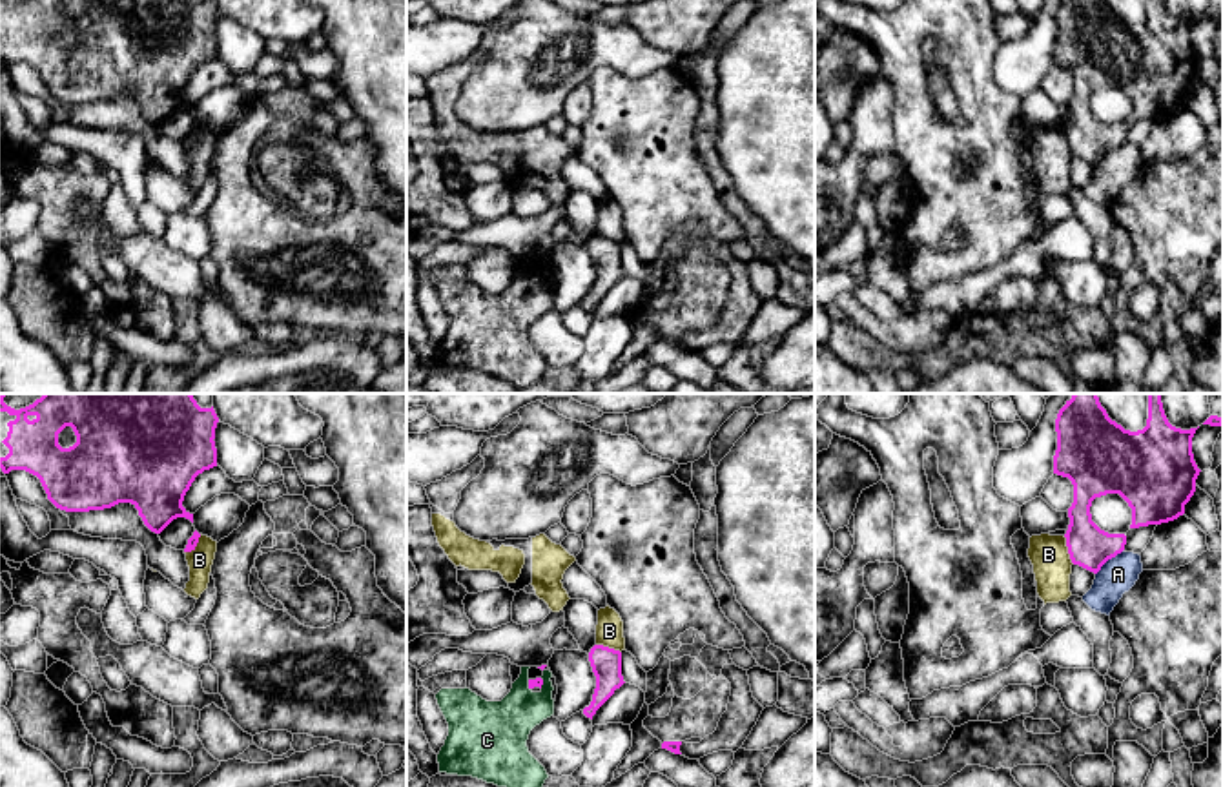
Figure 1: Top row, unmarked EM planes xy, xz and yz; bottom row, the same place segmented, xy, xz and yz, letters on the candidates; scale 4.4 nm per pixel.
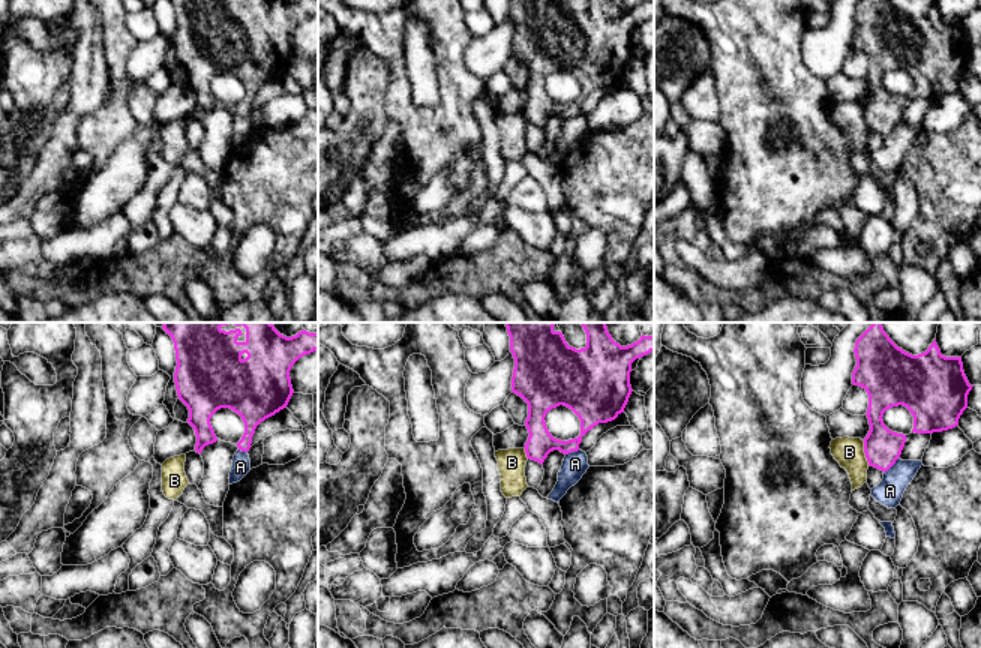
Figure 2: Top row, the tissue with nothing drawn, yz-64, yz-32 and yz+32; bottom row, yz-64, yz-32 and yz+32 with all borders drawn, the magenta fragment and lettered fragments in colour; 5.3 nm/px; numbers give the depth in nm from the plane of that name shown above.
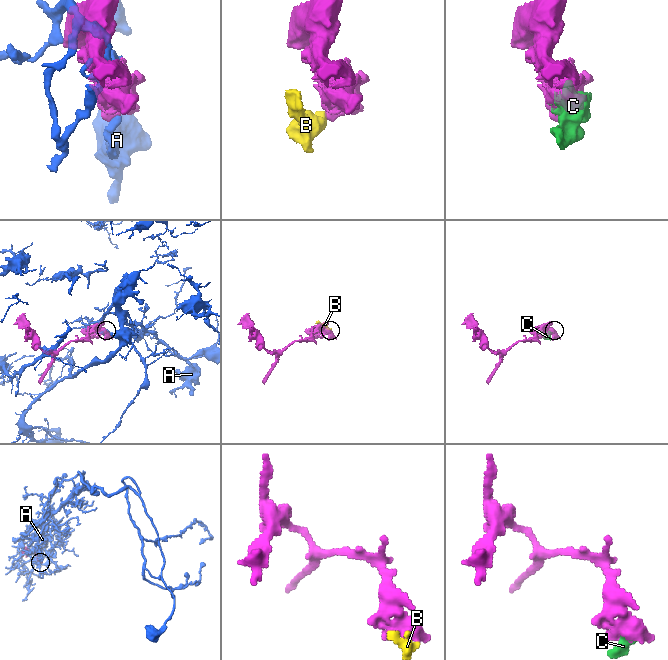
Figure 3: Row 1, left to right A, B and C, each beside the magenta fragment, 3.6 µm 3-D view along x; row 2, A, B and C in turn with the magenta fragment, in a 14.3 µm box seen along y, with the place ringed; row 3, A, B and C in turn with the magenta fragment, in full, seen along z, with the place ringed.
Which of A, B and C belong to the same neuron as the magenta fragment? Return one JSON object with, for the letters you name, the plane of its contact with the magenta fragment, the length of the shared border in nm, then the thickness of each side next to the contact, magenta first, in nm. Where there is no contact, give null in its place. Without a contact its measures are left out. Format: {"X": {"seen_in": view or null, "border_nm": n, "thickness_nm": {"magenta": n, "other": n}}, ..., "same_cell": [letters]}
{"C": {"seen_in": "xz", "border_nm": 50, "thickness_nm": {"magenta": 50, "other": 220}}, "same_cell": ["C"]}

